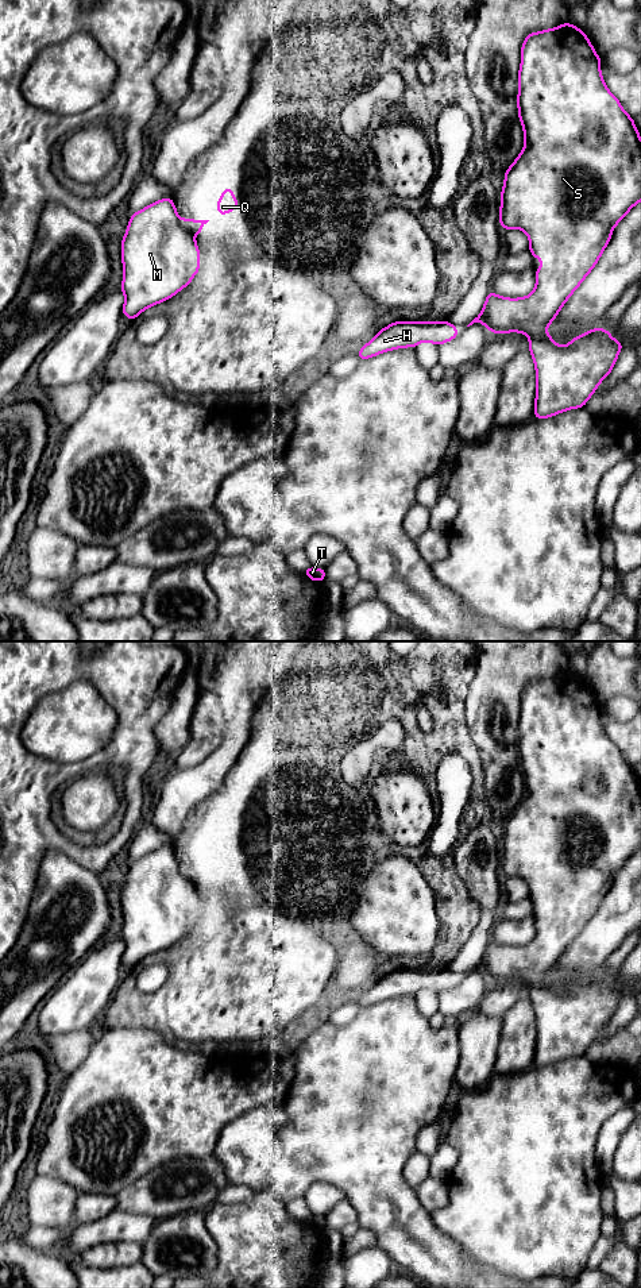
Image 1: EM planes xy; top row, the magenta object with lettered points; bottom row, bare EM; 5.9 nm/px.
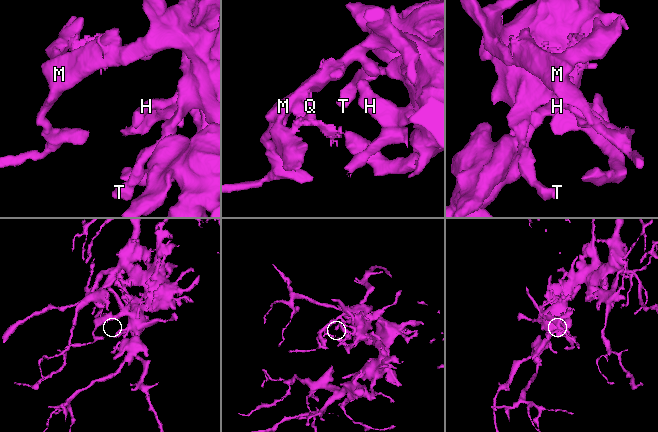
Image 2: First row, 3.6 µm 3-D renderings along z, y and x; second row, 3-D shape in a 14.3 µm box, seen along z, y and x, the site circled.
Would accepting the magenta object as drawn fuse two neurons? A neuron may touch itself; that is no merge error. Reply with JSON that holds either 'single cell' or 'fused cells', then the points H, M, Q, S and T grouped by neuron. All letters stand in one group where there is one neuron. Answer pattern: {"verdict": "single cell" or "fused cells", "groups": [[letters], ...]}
{"verdict": "fused cells", "groups": [["H", "M", "S", "T"], ["Q"]]}

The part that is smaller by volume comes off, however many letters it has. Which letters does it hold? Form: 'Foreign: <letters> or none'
Foreign: Q

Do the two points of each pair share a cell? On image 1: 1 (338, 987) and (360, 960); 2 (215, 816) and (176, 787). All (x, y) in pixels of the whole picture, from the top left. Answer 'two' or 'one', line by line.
1: one
2: two

